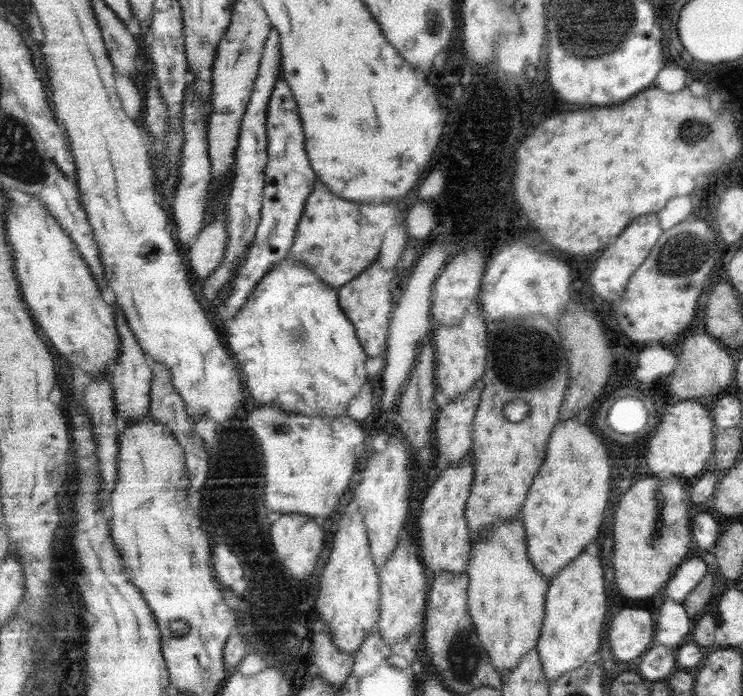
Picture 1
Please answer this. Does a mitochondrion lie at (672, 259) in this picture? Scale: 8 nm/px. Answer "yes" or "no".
yes

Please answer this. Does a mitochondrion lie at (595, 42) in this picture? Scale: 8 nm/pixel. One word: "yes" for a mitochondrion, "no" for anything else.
yes

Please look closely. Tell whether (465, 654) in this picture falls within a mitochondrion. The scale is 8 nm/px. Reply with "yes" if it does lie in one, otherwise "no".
yes

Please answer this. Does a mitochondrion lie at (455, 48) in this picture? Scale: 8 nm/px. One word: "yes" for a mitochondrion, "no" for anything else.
no

